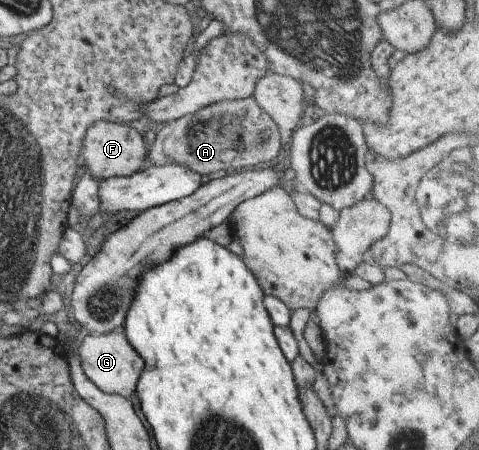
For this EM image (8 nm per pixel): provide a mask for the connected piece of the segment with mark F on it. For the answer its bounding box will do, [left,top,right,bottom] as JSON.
[79,121,147,182]

